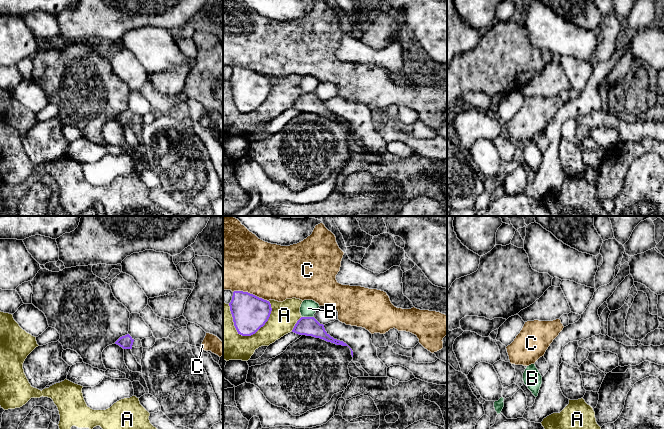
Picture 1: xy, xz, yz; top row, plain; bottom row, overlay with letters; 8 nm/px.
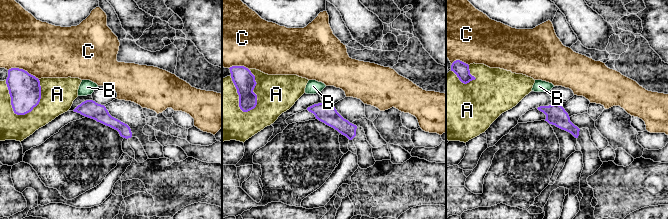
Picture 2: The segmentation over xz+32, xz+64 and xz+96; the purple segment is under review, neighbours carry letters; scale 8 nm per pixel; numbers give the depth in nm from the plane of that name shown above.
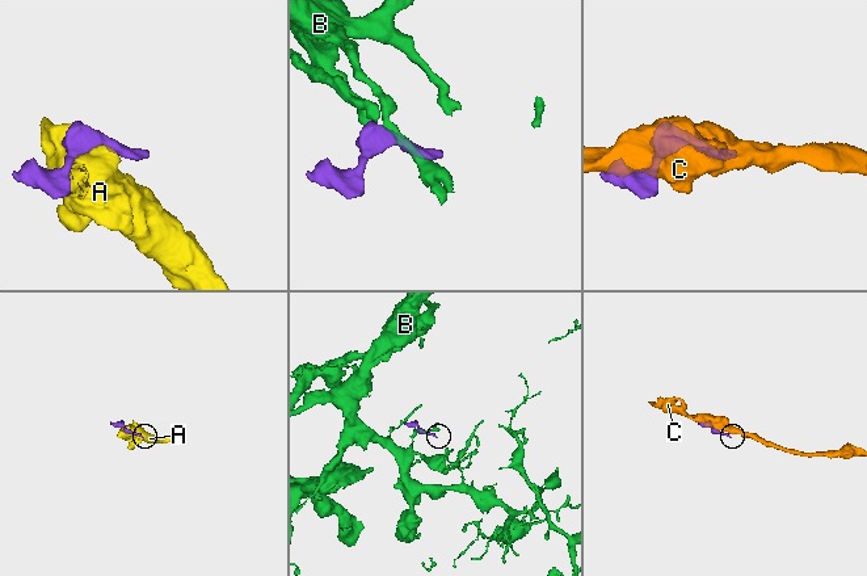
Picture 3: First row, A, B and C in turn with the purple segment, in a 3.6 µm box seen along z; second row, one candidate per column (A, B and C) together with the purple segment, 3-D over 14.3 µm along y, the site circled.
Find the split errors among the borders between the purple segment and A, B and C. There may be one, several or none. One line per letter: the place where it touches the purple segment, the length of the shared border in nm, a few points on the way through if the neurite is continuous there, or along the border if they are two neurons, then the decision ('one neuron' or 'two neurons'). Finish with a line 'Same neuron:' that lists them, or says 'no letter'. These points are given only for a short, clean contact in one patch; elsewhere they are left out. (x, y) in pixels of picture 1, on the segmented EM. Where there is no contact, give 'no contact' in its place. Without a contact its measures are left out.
A: xz (261, 326) | 380 nm | two neurons
B: xz (307, 317) | 90 nm | along xz (302, 316), (312, 317) | two neurons
C: xz (251, 294) | 300 nm | two neurons
Same neuron: no letter

